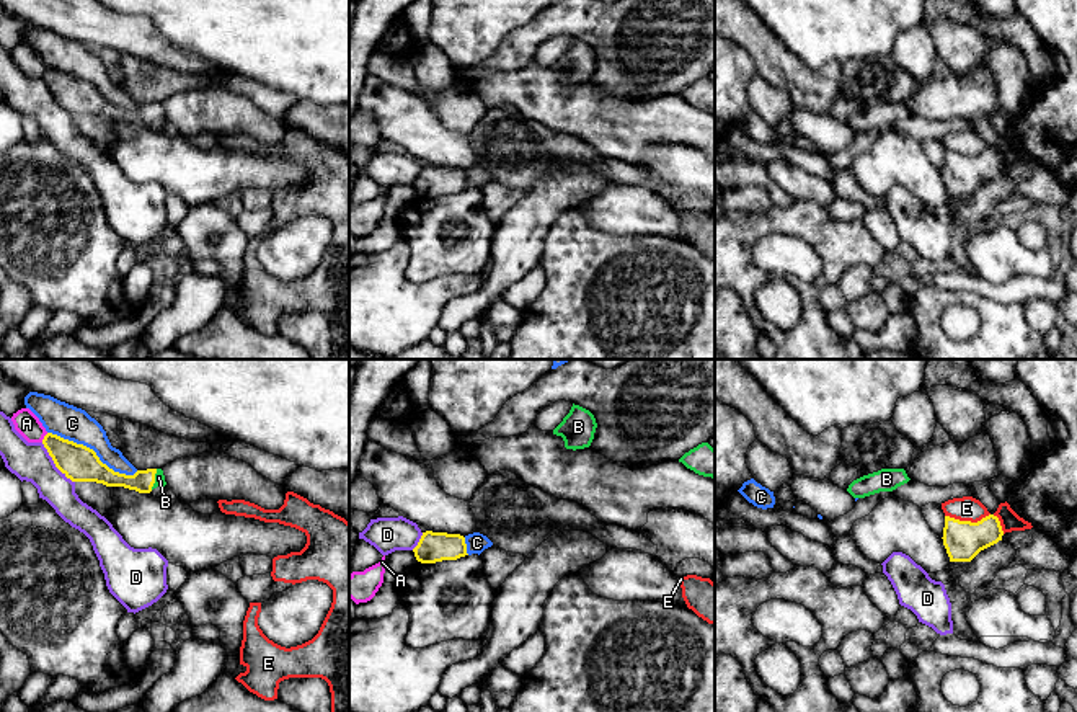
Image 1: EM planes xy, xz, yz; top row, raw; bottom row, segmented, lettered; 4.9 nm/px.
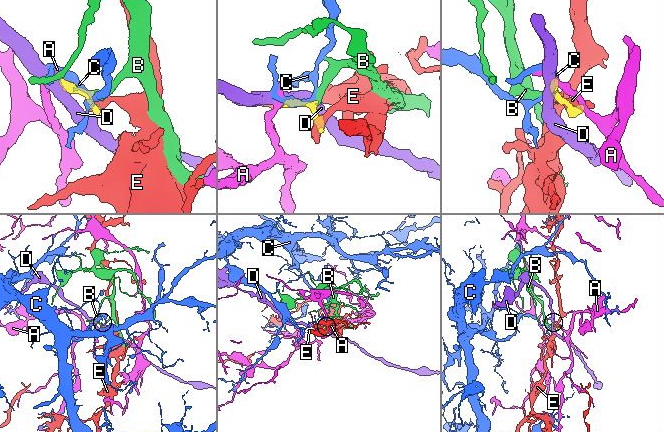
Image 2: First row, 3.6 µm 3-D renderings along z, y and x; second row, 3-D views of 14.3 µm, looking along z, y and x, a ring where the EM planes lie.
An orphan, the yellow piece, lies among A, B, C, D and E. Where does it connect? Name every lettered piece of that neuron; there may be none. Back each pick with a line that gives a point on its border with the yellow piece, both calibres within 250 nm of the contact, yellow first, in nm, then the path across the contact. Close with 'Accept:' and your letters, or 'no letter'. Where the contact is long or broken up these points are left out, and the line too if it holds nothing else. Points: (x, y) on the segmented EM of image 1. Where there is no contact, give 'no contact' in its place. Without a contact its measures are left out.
B: contact xy (154, 479); calibres 110 and 50 nm
Accept: B

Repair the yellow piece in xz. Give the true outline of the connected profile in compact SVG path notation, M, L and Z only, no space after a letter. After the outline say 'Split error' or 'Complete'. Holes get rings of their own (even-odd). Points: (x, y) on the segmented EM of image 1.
M423 532L418 545L413 549L414 557L421 563L436 563L442 560L457 560L467 554L465 537L447 532Z. Complete

